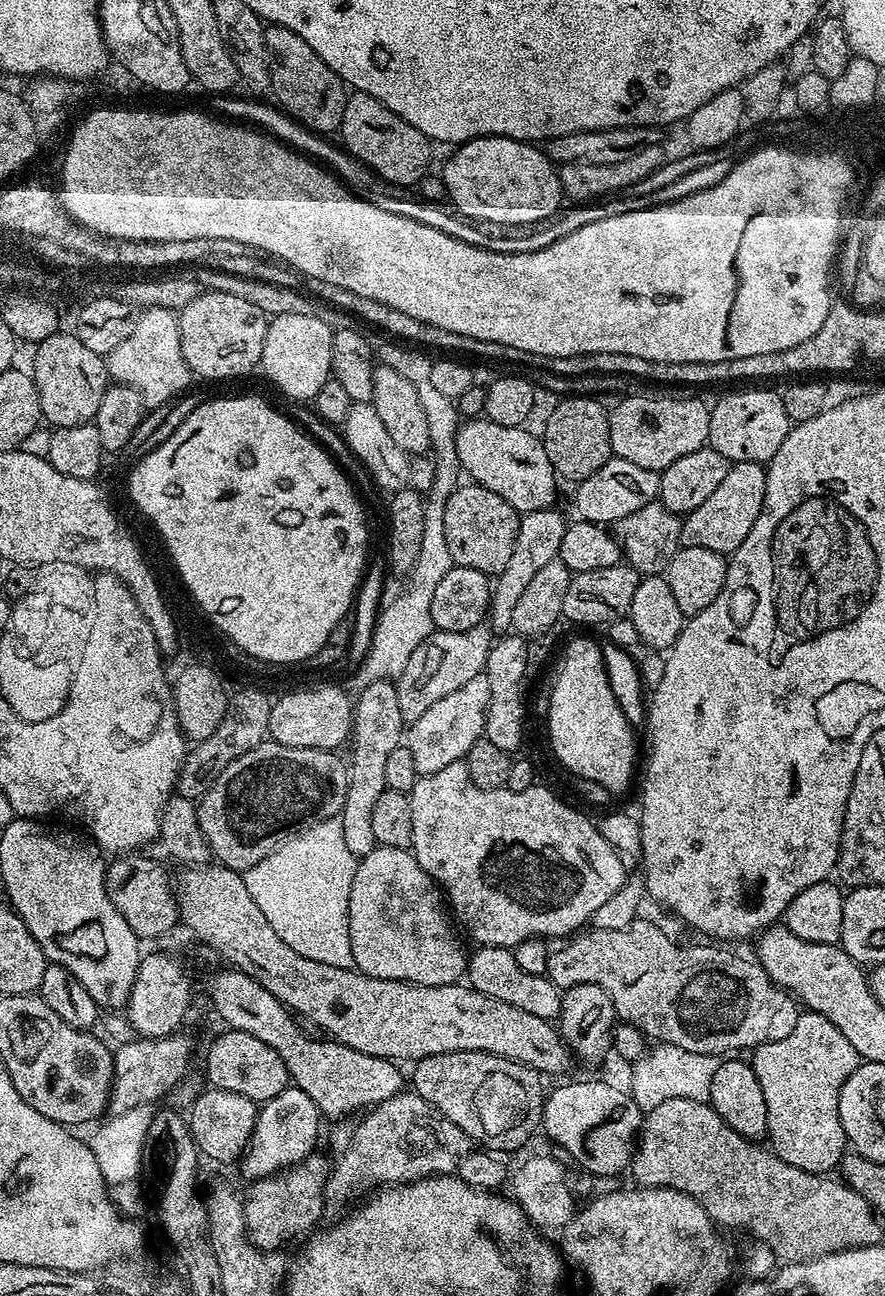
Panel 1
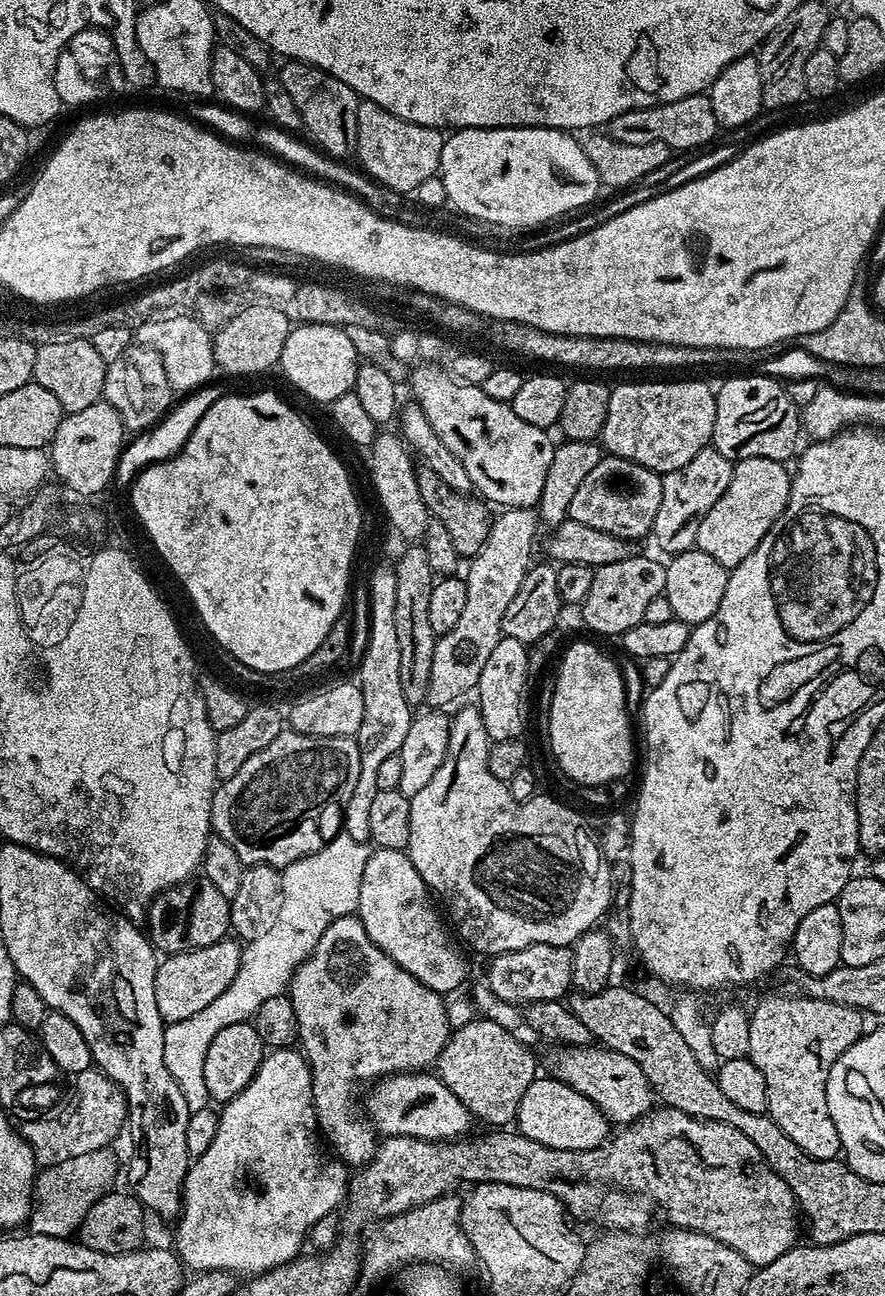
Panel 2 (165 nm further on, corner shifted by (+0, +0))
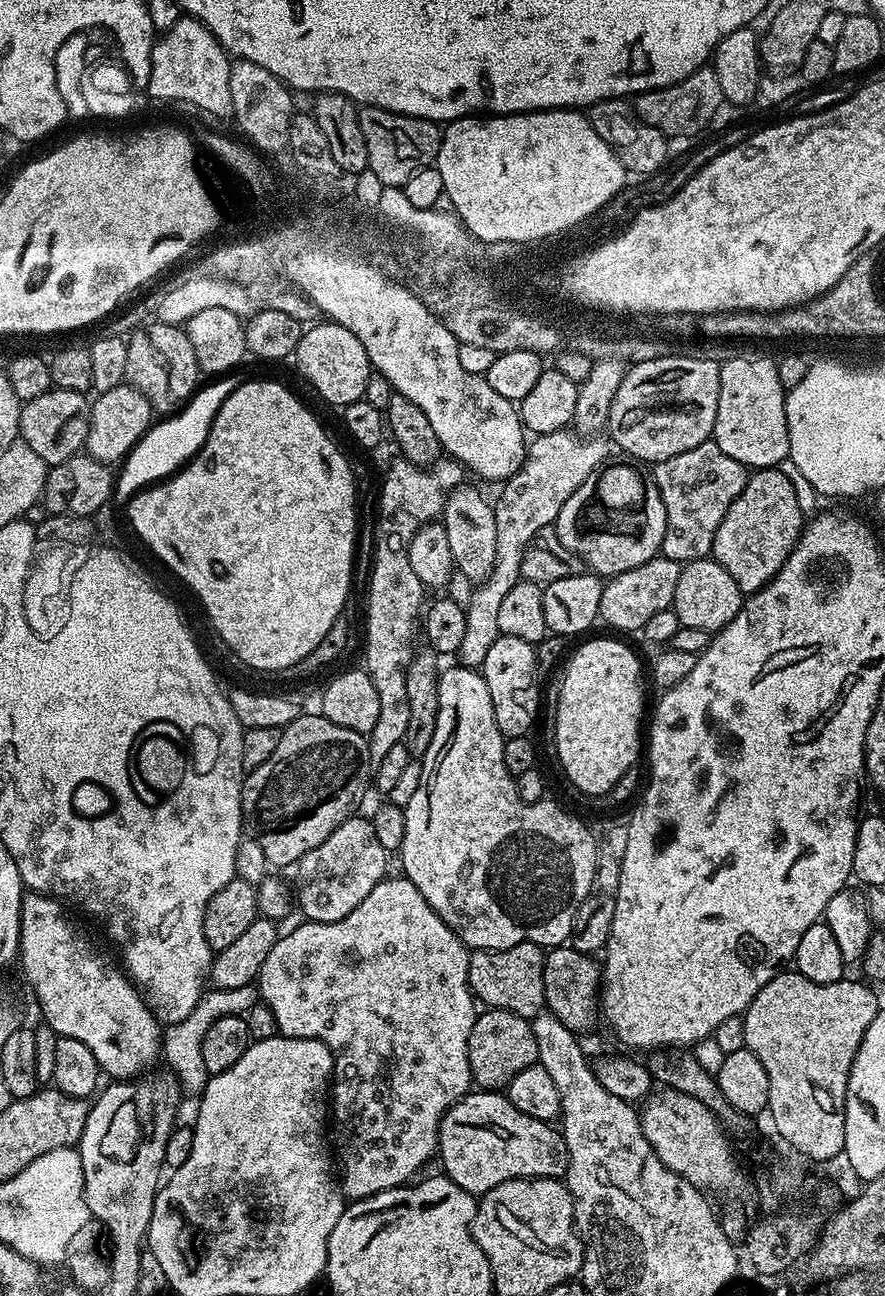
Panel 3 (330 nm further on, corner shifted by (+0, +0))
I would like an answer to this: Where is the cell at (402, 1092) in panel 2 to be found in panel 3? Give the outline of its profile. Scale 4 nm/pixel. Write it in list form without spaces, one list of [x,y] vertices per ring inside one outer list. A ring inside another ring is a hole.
[[[472,1090],[463,1096],[454,1107],[449,1108],[440,1123],[439,1159],[444,1159],[443,1175],[449,1176],[462,1190],[477,1198],[484,1196],[494,1186],[502,1186],[502,1182],[511,1180],[531,1180],[534,1176],[560,1178],[568,1171],[568,1151],[564,1141],[564,1133],[549,1121],[530,1118],[530,1114],[522,1114],[518,1106],[508,1100],[500,1090]]]

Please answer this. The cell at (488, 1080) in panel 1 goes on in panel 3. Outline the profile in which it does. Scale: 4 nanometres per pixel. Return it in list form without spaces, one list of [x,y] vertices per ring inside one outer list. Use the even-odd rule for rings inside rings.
[[[488,1008],[477,1015],[474,1030],[470,1030],[468,1057],[477,1089],[504,1090],[514,1078],[514,1074],[537,1063],[538,1042],[534,1042],[534,1030],[525,1017],[510,1010]]]

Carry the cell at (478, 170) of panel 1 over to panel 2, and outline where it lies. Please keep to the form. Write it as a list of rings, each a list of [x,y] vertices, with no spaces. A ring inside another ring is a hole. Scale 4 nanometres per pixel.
[[[458,128],[455,129],[445,139],[444,145],[442,146],[442,158],[440,159],[440,170],[439,170],[439,178],[442,182],[442,186],[446,186],[446,194],[448,195],[448,204],[451,205],[451,207],[456,207],[458,211],[461,212],[464,216],[473,216],[476,220],[484,220],[483,223],[485,225],[489,224],[500,224],[503,228],[534,228],[538,224],[547,224],[550,220],[559,220],[561,218],[567,217],[569,214],[575,213],[577,210],[584,210],[589,207],[593,203],[592,200],[596,196],[596,191],[600,190],[602,188],[600,179],[598,178],[598,174],[594,170],[594,166],[590,162],[590,158],[586,158],[586,150],[584,149],[583,143],[579,139],[575,140],[573,133],[571,131],[562,129],[562,128]]]

